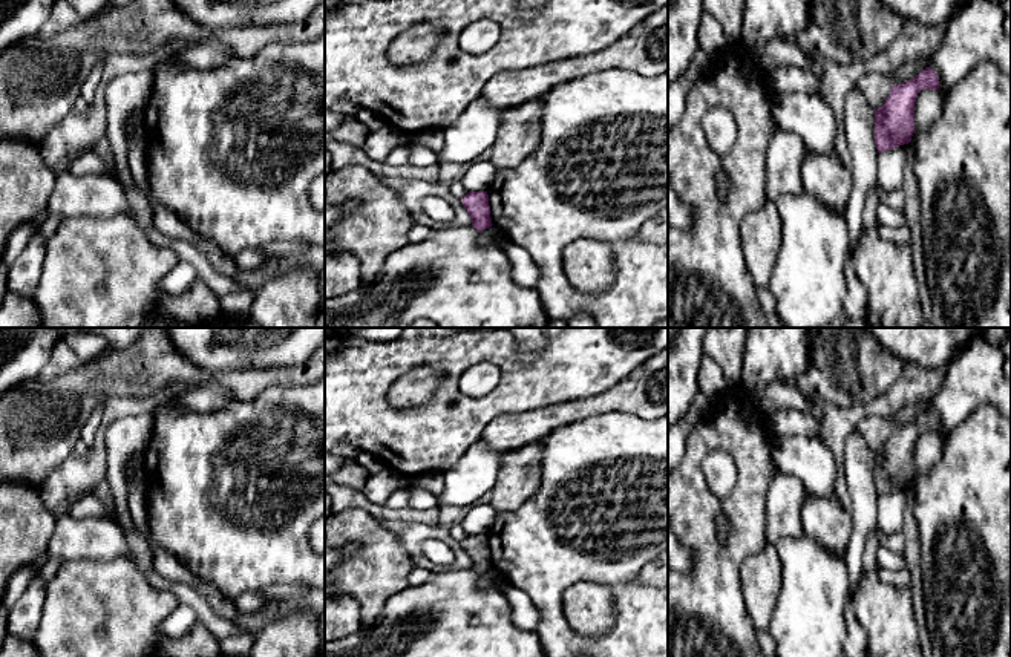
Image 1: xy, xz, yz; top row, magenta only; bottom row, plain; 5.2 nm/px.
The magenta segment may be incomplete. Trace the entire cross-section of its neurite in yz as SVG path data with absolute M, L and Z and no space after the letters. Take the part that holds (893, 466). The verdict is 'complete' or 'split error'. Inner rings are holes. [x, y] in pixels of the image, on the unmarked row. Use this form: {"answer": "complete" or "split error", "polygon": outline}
{"answer": "complete", "polygon": "M931 410L902 427L893 427L882 450L875 453L875 487L878 496L908 487L914 476L914 446L922 432L939 432Z"}

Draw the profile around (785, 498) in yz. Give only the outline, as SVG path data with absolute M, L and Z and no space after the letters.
M774 472L766 495L766 539L777 545L786 538L804 534L801 507L806 499L804 487L792 476Z

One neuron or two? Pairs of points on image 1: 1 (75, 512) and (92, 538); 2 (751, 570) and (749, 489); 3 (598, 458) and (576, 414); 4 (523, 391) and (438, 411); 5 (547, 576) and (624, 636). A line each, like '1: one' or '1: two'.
1: two
2: two
3: two
4: one
5: one

